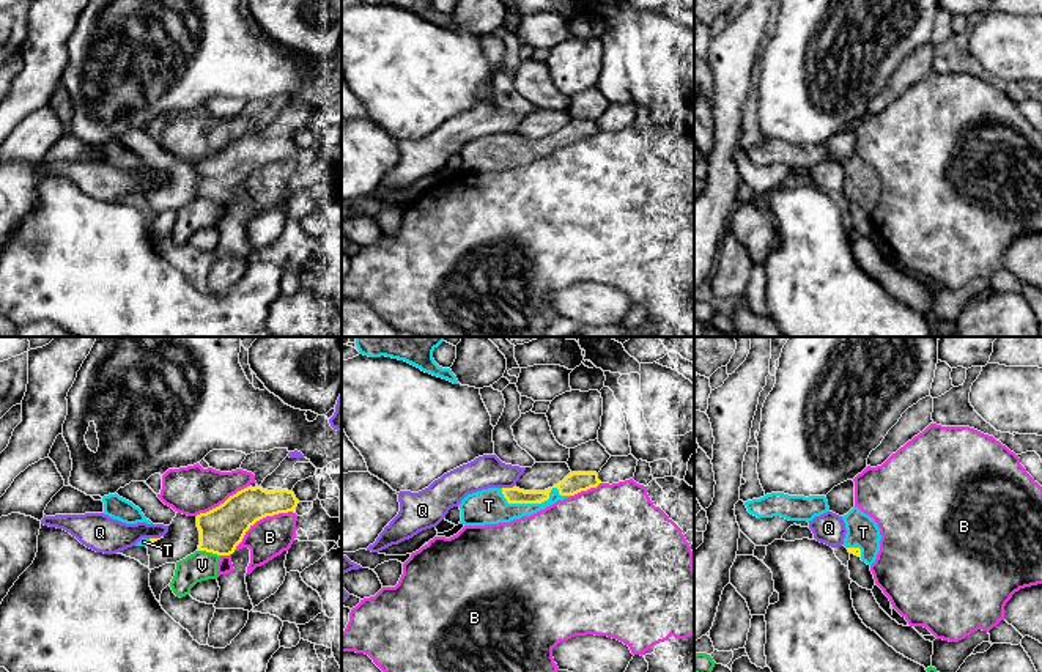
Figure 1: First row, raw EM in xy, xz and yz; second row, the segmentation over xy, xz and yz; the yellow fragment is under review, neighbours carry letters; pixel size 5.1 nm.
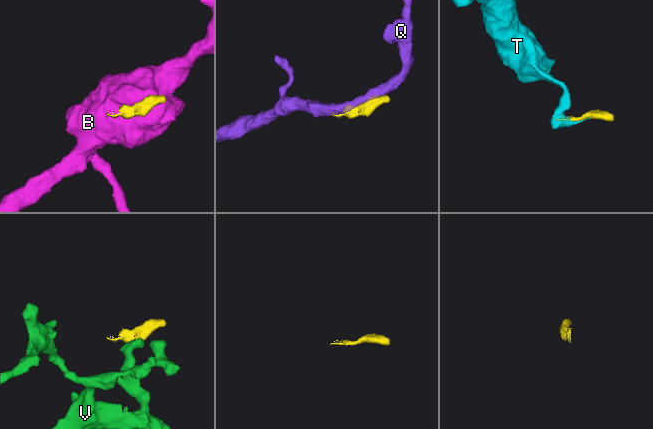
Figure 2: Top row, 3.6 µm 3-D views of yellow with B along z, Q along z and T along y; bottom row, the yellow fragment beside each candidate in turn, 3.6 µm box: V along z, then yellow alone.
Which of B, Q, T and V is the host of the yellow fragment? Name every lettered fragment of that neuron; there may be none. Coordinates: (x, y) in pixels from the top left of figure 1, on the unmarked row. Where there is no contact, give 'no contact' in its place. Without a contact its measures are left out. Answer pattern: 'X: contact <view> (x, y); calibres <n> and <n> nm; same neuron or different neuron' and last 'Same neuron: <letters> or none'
B: contact xy (260, 166); calibres 220 and 200 nm; different neuron
Q: contact xz (507, 136); calibres 80 and 170 nm; different neuron
T: contact xz (535, 150); calibres 110 and 180 nm; same neuron
V: contact xy (210, 199); calibres 220 and 150 nm; different neuron
Same neuron: T

